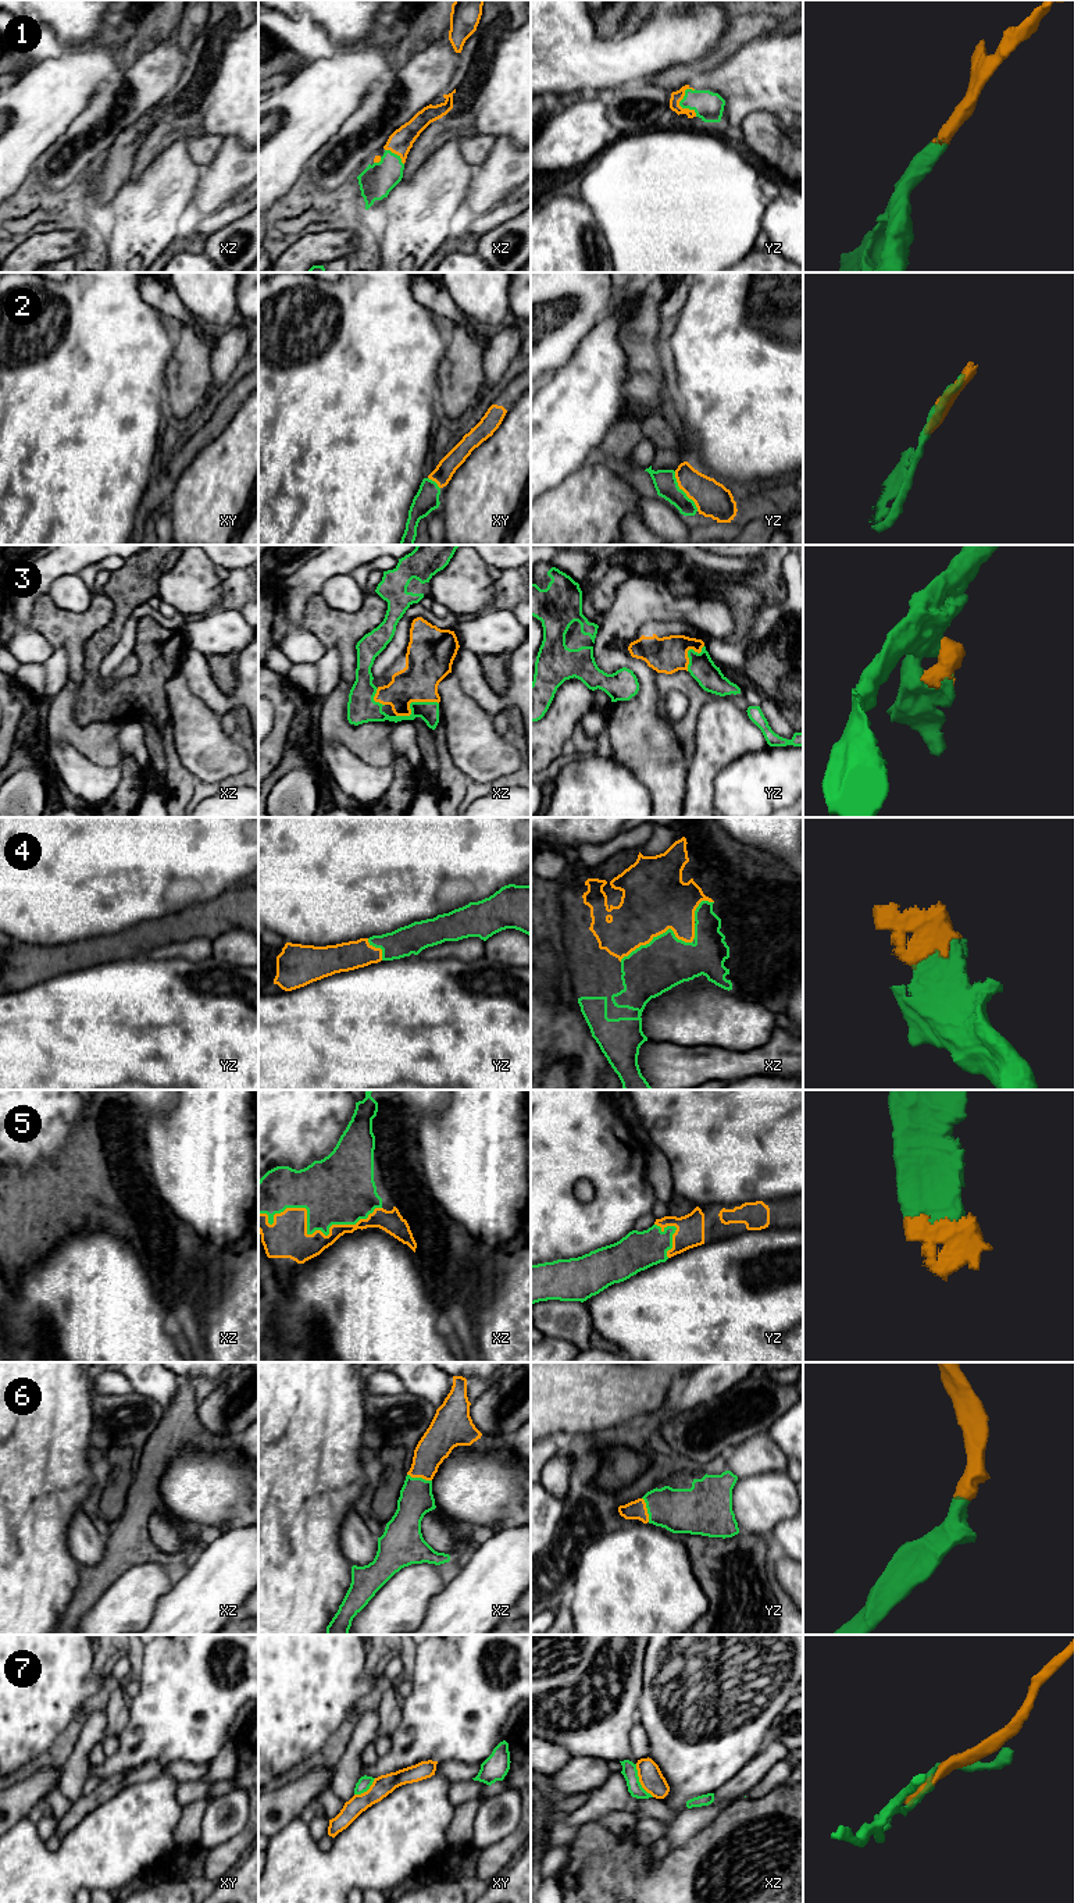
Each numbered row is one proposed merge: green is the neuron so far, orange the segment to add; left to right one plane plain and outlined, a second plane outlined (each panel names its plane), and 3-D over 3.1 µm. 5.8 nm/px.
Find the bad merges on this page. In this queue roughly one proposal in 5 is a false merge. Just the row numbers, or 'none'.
7

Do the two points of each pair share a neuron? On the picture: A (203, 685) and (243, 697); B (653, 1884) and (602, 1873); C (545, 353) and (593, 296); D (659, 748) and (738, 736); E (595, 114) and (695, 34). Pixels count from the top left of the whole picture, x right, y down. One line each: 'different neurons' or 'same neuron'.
A: same neuron
B: same neuron
C: same neuron
D: different neurons
E: different neurons

